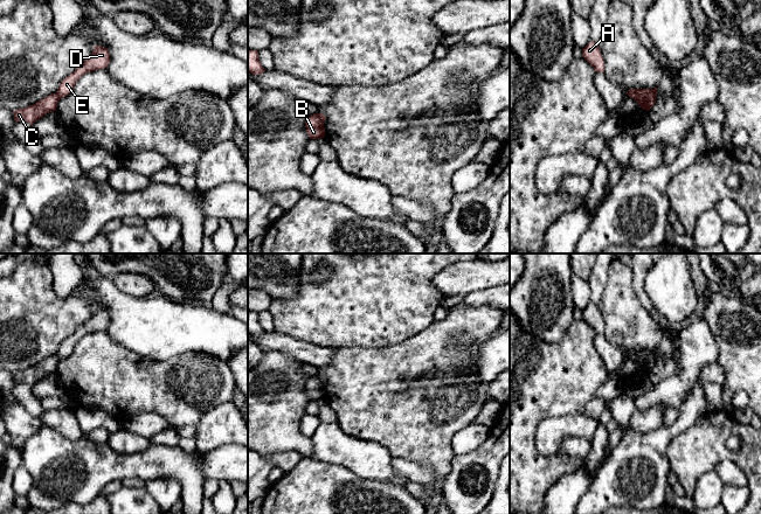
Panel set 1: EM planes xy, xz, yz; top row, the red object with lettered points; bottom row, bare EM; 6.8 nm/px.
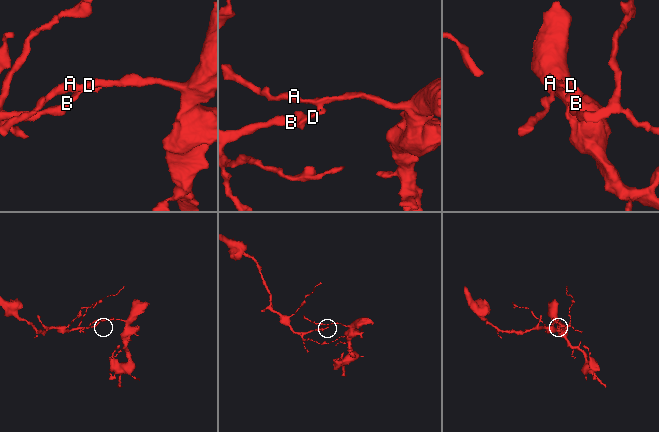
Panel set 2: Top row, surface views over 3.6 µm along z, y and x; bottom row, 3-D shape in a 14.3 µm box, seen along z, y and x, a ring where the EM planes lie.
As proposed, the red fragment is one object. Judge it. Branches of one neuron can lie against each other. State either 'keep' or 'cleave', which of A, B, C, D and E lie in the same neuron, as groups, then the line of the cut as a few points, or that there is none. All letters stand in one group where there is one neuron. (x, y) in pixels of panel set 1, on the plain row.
cleave; groups A D E / B C; cut yz (655, 354), (641, 354), (634, 360)

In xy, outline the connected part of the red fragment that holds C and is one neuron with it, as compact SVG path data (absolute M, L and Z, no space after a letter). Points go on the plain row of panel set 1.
M51 355L33 367L13 373L14 382L15 384L25 382L30 387L33 387L44 376L56 373L58 362L60 360L57 359L57 356Z

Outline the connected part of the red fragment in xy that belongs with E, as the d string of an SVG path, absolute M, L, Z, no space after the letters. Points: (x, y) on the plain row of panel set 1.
M95 307L91 318L82 324L74 334L67 338L56 353L57 359L61 361L68 357L76 346L76 343L87 334L101 332L108 328L110 325L110 315L108 310L102 307Z

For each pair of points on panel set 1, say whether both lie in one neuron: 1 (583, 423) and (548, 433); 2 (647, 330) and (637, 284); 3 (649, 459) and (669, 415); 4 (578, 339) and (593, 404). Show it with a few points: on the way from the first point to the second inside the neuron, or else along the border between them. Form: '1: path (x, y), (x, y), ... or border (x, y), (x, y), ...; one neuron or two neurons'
1: path (575, 425), (557, 429); one neuron
2: border (631, 278), (631, 287), (635, 294), (650, 314); two neurons
3: border (680, 410), (677, 418), (665, 426); two neurons
4: border (593, 396), (582, 412); two neurons

